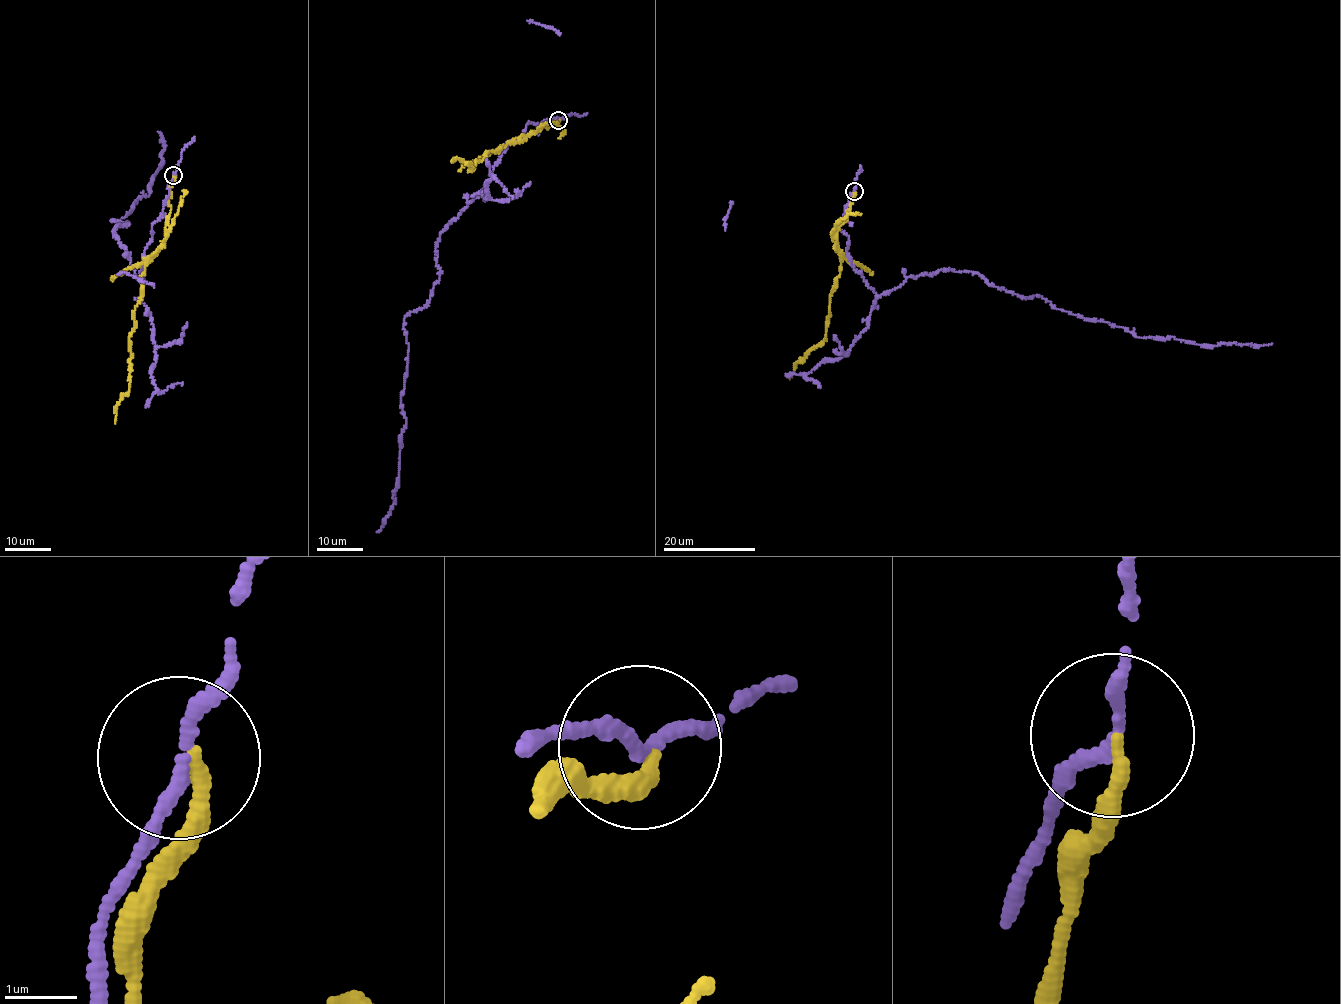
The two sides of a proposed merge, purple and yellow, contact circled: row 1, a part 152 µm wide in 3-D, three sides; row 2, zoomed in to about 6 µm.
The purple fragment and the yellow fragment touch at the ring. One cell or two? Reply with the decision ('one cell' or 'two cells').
two cells

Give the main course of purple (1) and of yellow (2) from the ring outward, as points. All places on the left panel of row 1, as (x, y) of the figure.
1: (174, 175), (142, 284), (114, 236), (128, 223), (111, 220), (150, 193), (164, 145), (158, 132)
2: (174, 175), (164, 246), (140, 279), (128, 392), (116, 405), (115, 422)

